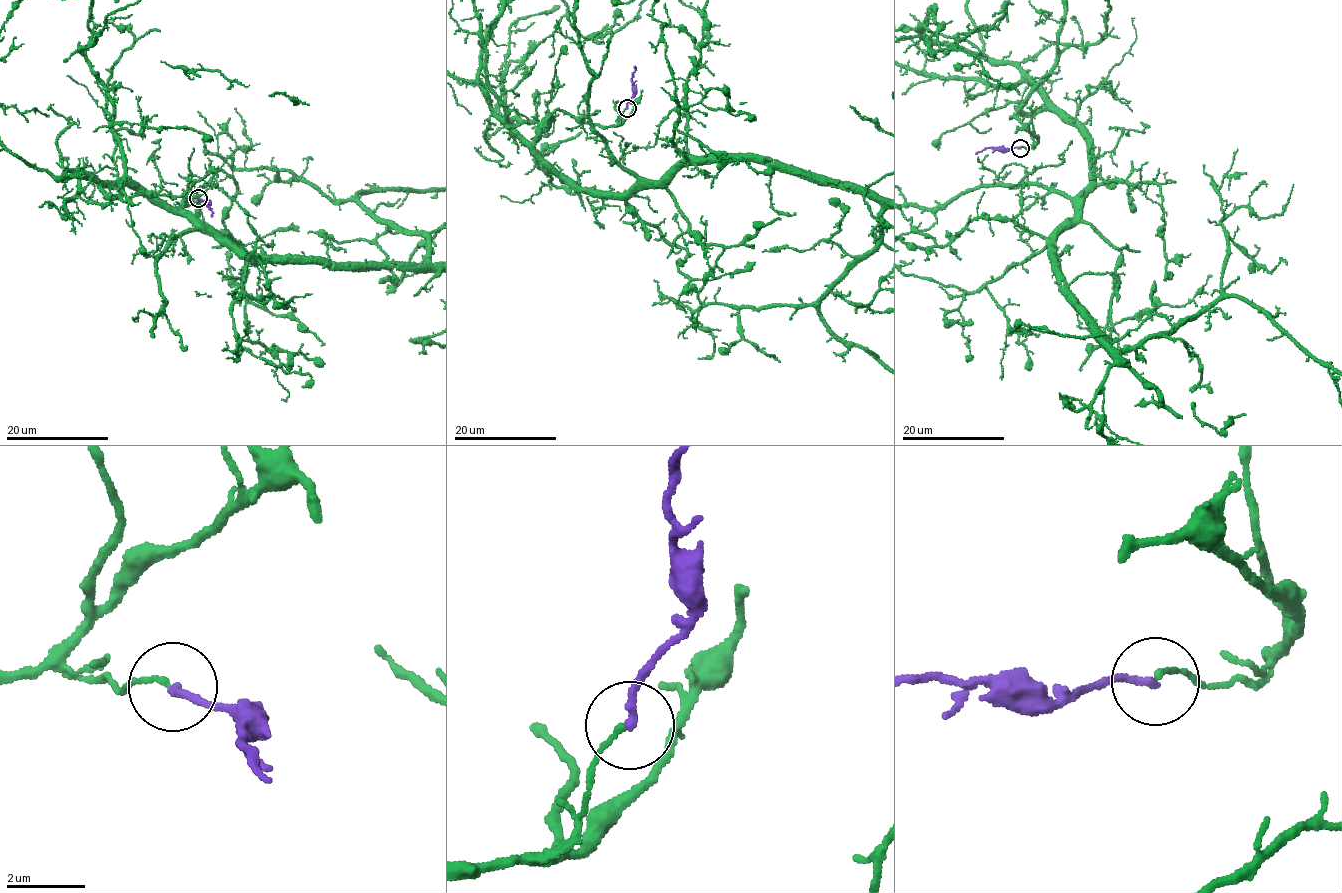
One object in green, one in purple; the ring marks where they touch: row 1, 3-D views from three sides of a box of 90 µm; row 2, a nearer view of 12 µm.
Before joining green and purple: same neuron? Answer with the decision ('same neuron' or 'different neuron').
different neuron

